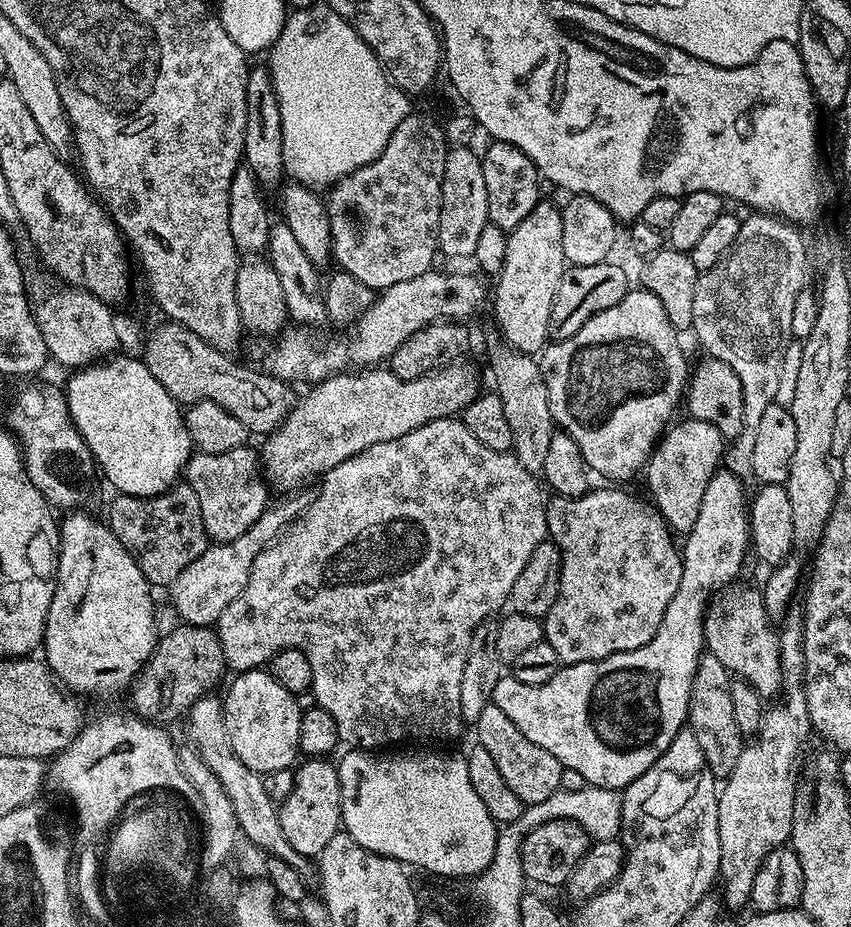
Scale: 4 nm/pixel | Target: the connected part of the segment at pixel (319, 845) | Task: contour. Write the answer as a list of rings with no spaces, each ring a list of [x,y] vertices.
[[[304,762],[295,769],[296,785],[290,790],[290,798],[286,798],[279,805],[280,821],[282,822],[282,834],[286,834],[286,842],[298,850],[298,854],[309,858],[319,857],[320,851],[341,831],[342,821],[340,818],[340,783],[336,773],[336,764],[332,762]]]

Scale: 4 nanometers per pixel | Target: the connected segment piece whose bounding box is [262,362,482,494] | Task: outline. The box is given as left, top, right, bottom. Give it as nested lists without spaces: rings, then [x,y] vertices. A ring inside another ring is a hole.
[[[464,363],[449,364],[447,368],[439,368],[436,372],[413,380],[403,380],[390,370],[384,369],[383,372],[383,367],[376,366],[371,370],[352,370],[347,374],[329,376],[327,380],[313,383],[309,387],[312,389],[301,400],[299,397],[293,403],[280,427],[269,432],[263,441],[265,444],[264,452],[262,448],[262,466],[269,485],[275,491],[277,488],[280,494],[295,493],[303,489],[300,487],[307,480],[315,481],[323,477],[325,472],[338,466],[338,462],[366,450],[366,446],[374,446],[374,442],[390,442],[394,438],[402,438],[402,434],[410,434],[410,430],[418,426],[426,426],[426,422],[463,413],[464,408],[470,406],[482,391],[480,376],[476,373],[475,366]]]

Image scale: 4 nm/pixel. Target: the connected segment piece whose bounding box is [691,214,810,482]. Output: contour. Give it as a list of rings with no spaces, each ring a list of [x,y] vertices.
[[[748,214],[743,217],[738,238],[734,246],[708,272],[699,273],[694,286],[694,322],[691,331],[696,332],[700,344],[707,355],[726,362],[738,374],[742,382],[744,399],[745,430],[727,445],[723,467],[736,475],[739,480],[751,481],[754,477],[754,434],[751,429],[758,426],[758,418],[766,411],[766,406],[776,403],[778,378],[782,374],[782,362],[792,336],[794,302],[802,298],[804,275],[810,272],[810,248],[804,245],[797,225],[767,214]]]

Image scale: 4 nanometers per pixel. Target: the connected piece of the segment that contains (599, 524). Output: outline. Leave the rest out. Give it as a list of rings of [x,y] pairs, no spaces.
[[[604,486],[608,488],[593,487],[585,496],[558,496],[553,495],[546,504],[546,522],[548,523],[548,534],[553,544],[558,546],[560,557],[562,558],[562,570],[560,571],[560,581],[558,582],[558,598],[554,598],[554,606],[542,617],[544,626],[544,639],[550,646],[554,646],[554,651],[558,654],[561,665],[581,664],[582,662],[596,662],[605,660],[608,656],[622,654],[626,650],[638,650],[638,646],[646,646],[654,634],[658,634],[658,626],[662,626],[662,617],[666,614],[666,606],[670,606],[670,598],[678,594],[678,582],[682,582],[682,559],[681,549],[672,539],[673,533],[670,531],[664,519],[661,518],[655,507],[643,504],[640,500],[635,500],[628,493],[623,492],[620,486]]]

